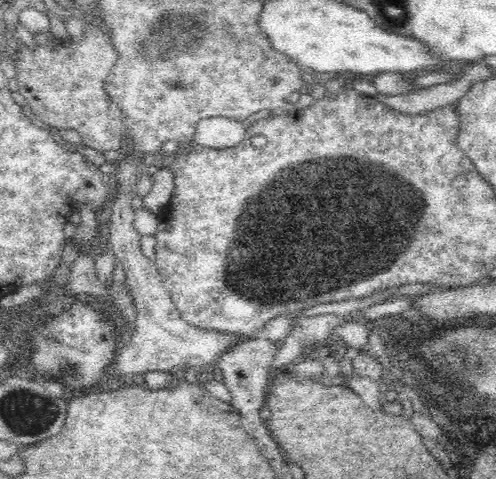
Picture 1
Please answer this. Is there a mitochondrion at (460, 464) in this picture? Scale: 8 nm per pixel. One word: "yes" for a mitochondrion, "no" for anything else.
no

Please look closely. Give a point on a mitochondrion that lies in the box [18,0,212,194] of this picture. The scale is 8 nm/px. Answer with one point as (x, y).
(166, 43)

